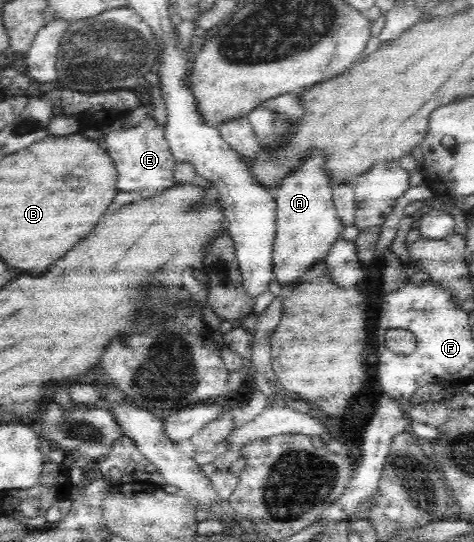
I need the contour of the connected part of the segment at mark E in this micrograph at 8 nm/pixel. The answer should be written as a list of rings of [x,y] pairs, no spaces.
[[[144,116],[136,127],[105,136],[103,146],[116,165],[120,191],[138,191],[142,197],[150,197],[174,185],[174,169],[179,162],[168,144],[165,125],[160,125],[156,118]]]

